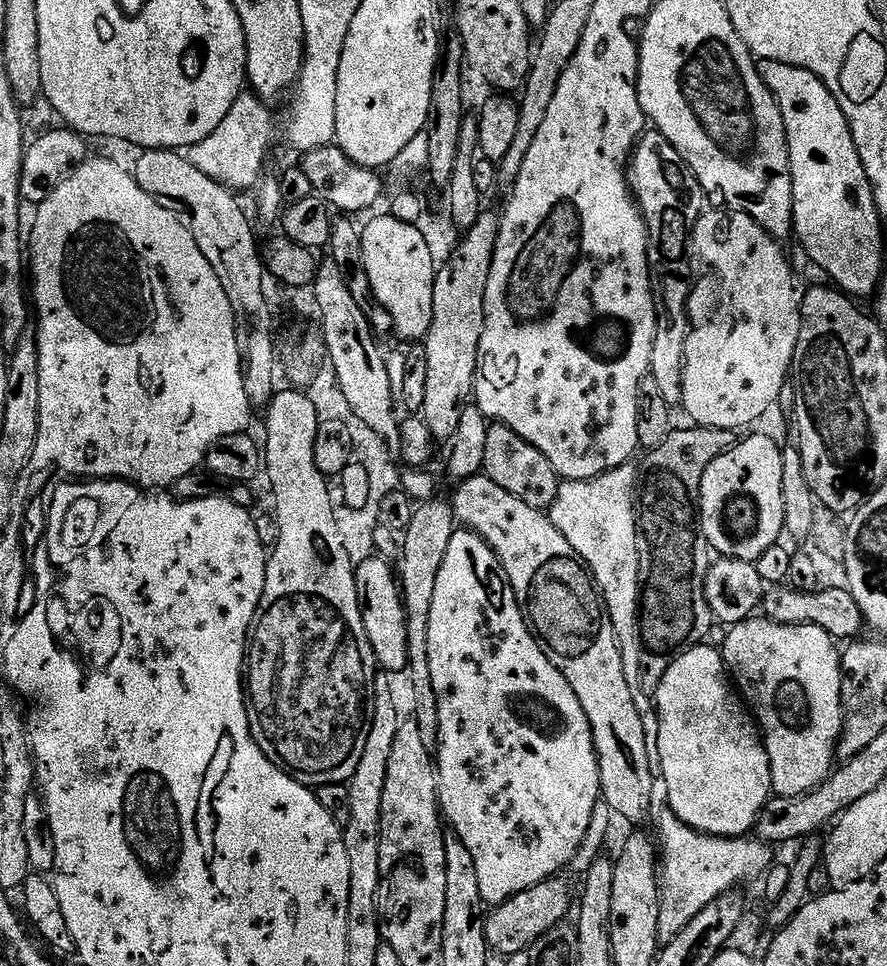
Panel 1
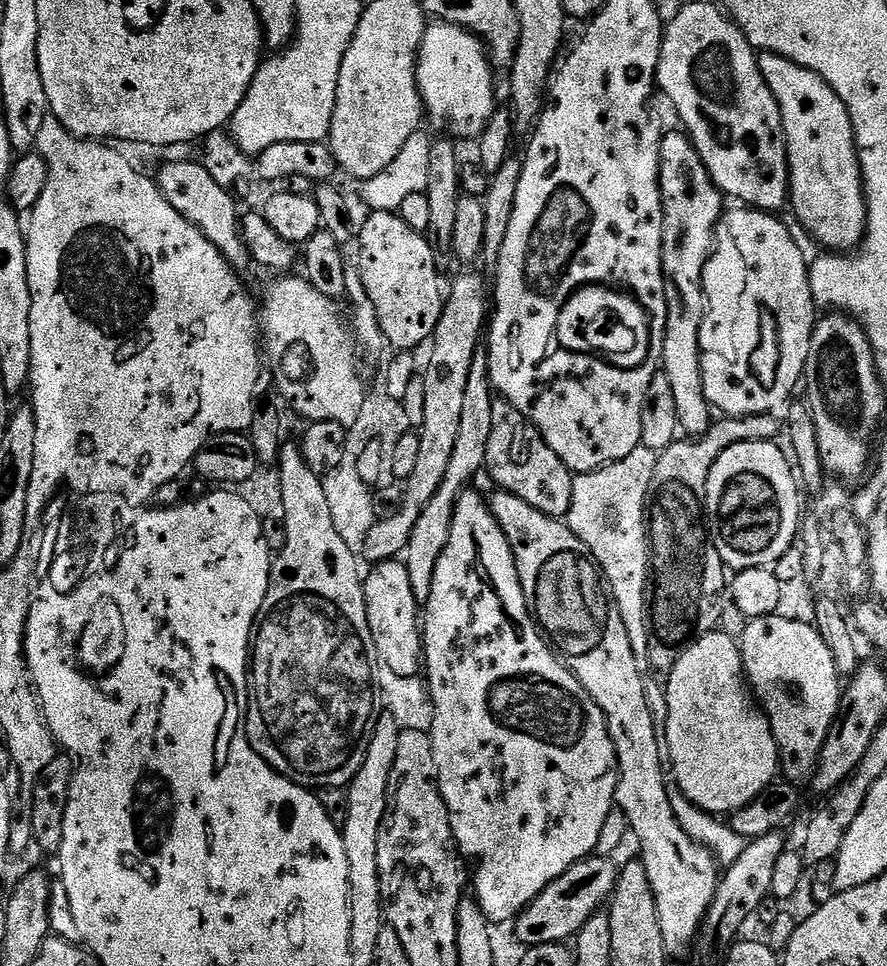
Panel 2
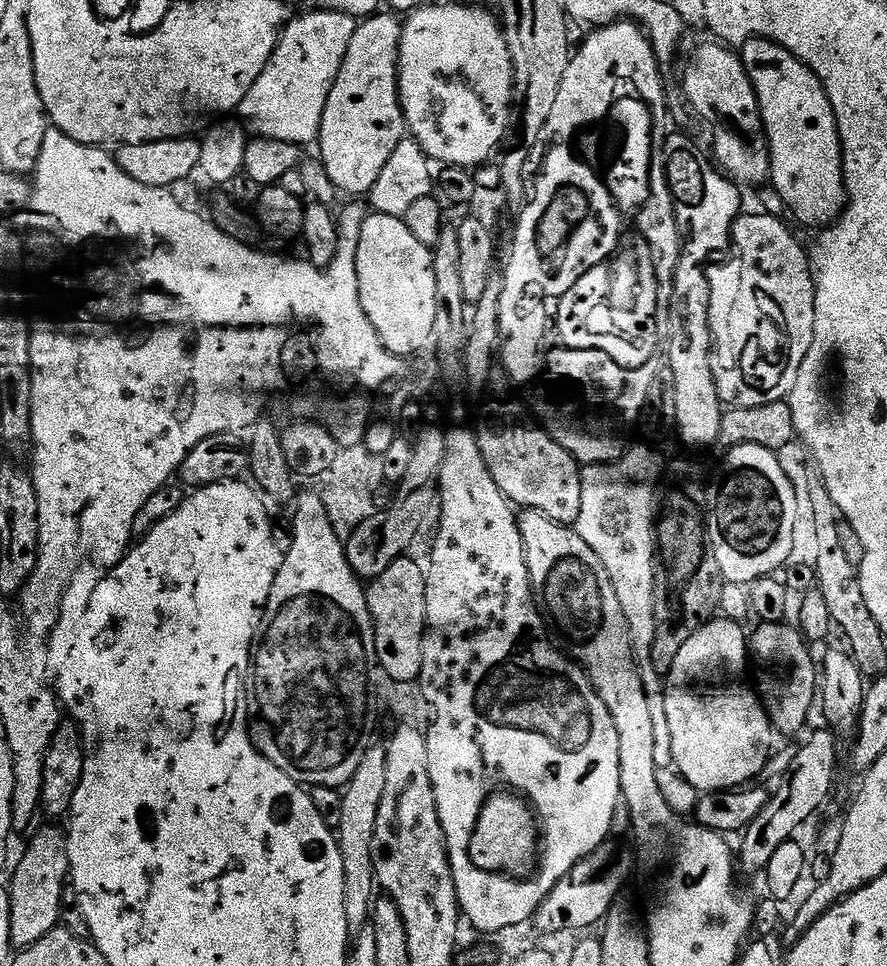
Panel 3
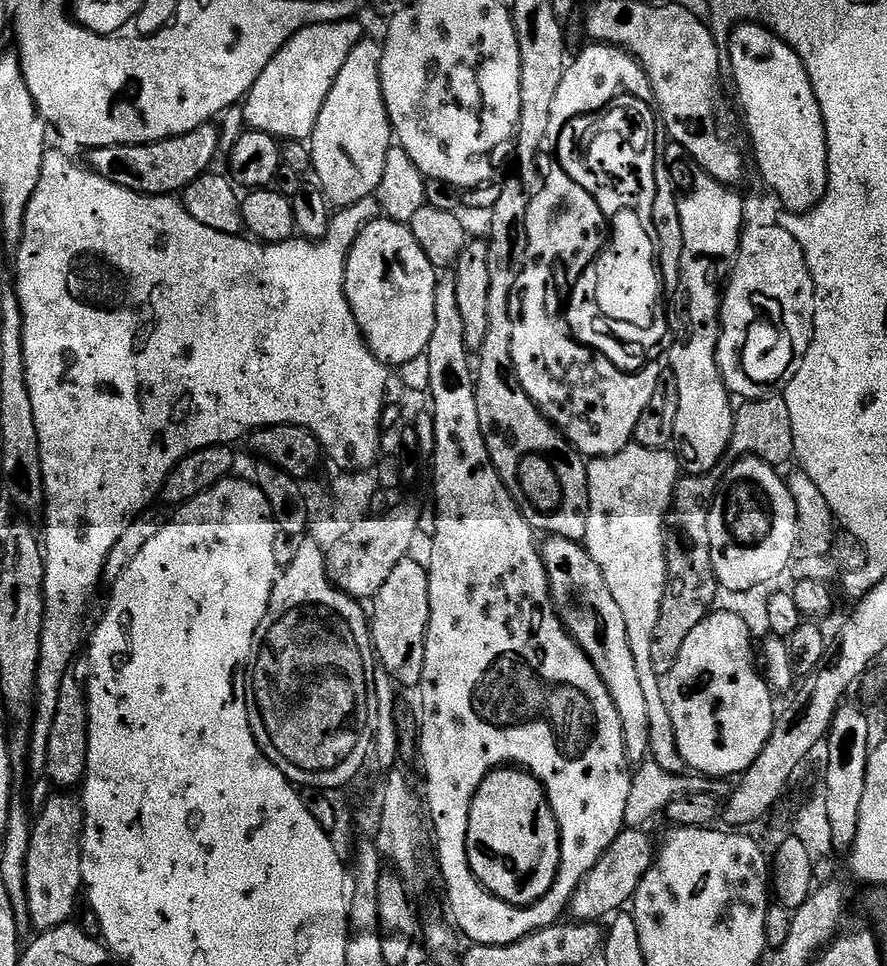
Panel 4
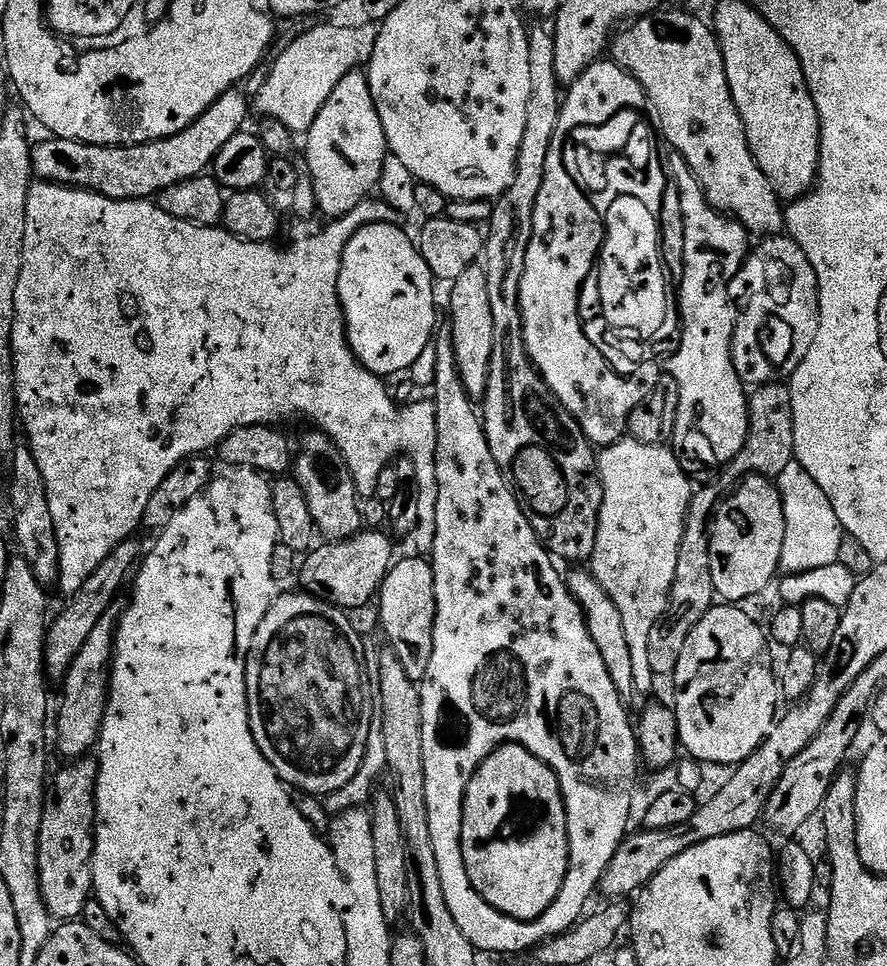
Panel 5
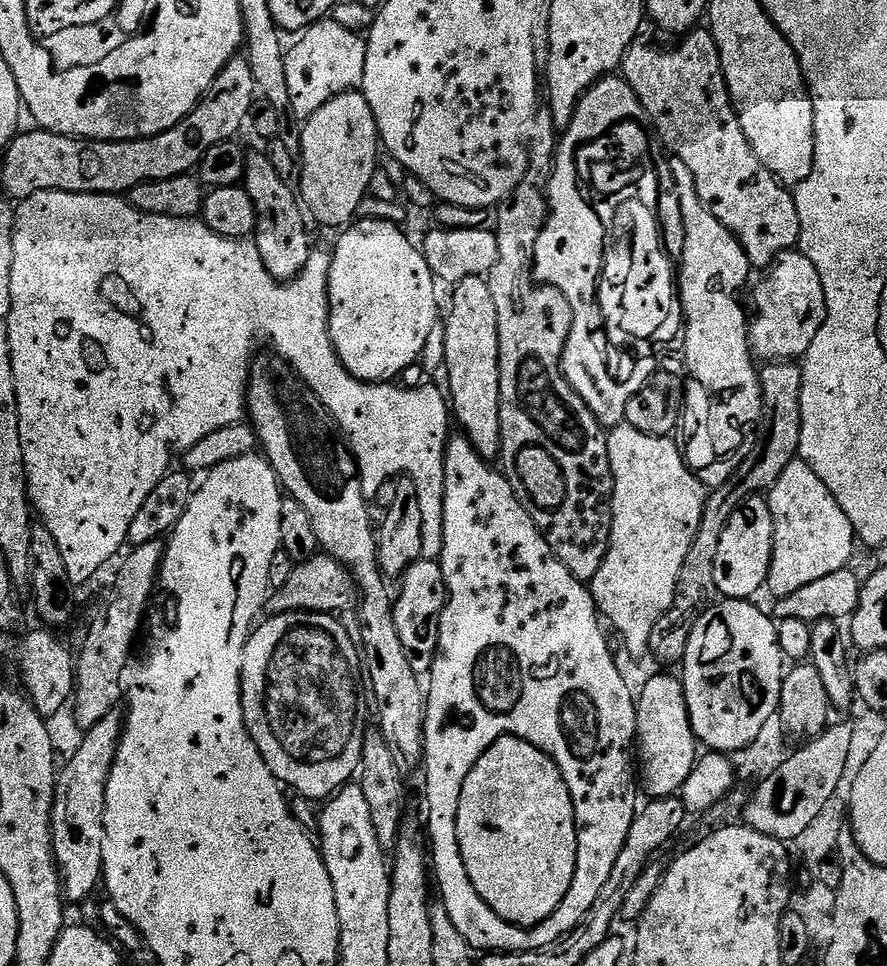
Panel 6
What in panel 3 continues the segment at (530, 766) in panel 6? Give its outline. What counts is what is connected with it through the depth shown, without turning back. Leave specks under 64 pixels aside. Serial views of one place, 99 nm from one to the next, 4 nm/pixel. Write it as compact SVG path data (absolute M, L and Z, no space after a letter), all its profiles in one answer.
M494 794L484 804L482 814L470 838L470 858L484 872L496 872L526 880L538 863L538 821L529 805L519 795Z

